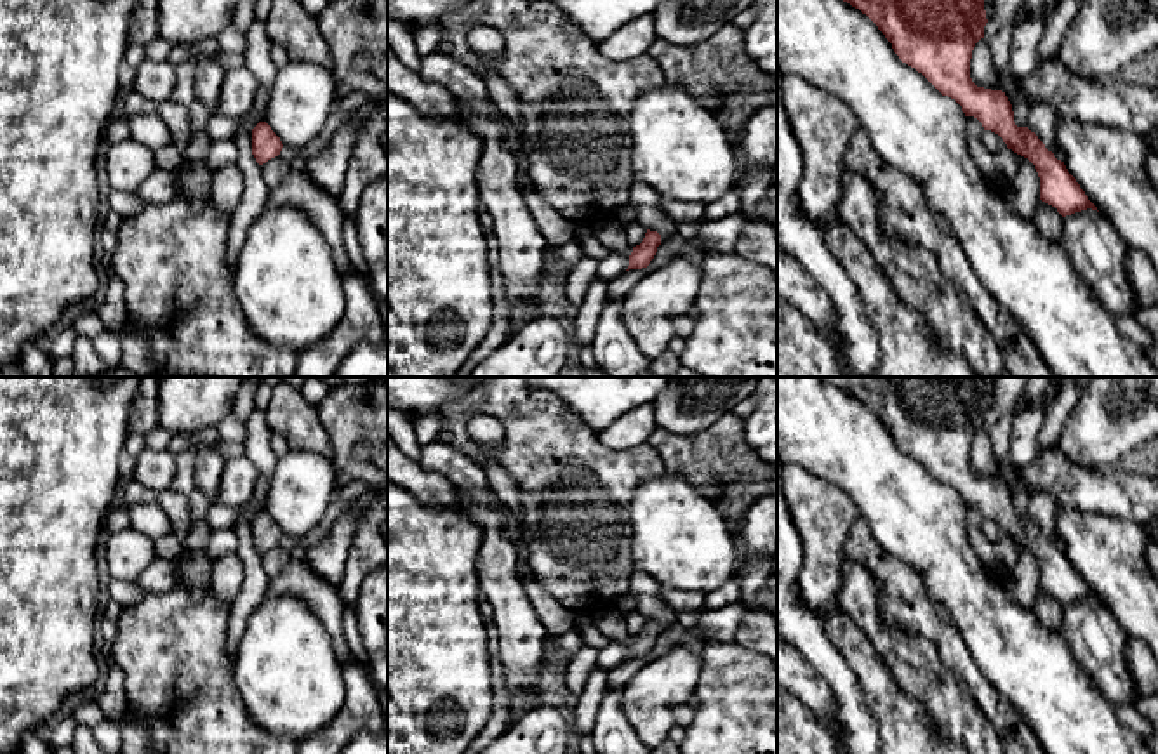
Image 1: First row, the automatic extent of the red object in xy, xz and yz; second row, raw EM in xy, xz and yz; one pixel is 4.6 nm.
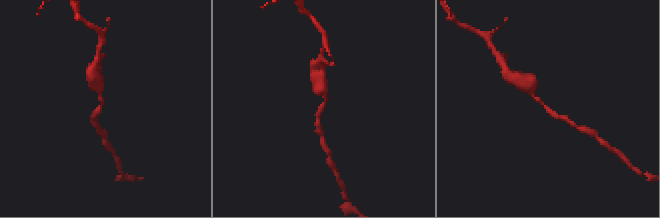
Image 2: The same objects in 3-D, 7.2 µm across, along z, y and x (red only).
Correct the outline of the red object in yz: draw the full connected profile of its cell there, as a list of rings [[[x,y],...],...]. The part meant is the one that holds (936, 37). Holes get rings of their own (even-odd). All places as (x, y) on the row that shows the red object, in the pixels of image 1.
[[[843,0],[866,14],[902,63],[922,73],[942,96],[955,99],[965,116],[998,134],[1008,149],[1028,158],[1040,177],[1040,200],[1066,217],[1097,210],[1068,172],[1064,162],[1028,127],[1017,127],[1002,90],[977,87],[970,78],[975,43],[988,23],[984,0]]]

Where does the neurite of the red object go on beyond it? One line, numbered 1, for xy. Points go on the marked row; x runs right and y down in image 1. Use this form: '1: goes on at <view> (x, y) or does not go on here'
1: does not go on here

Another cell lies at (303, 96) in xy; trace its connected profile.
[[[289,61],[278,68],[264,122],[283,146],[304,148],[322,132],[337,94],[330,69]]]

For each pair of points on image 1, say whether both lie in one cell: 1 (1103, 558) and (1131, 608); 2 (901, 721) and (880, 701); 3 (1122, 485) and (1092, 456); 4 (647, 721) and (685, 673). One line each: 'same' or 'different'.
1: same
2: same
3: different
4: same

